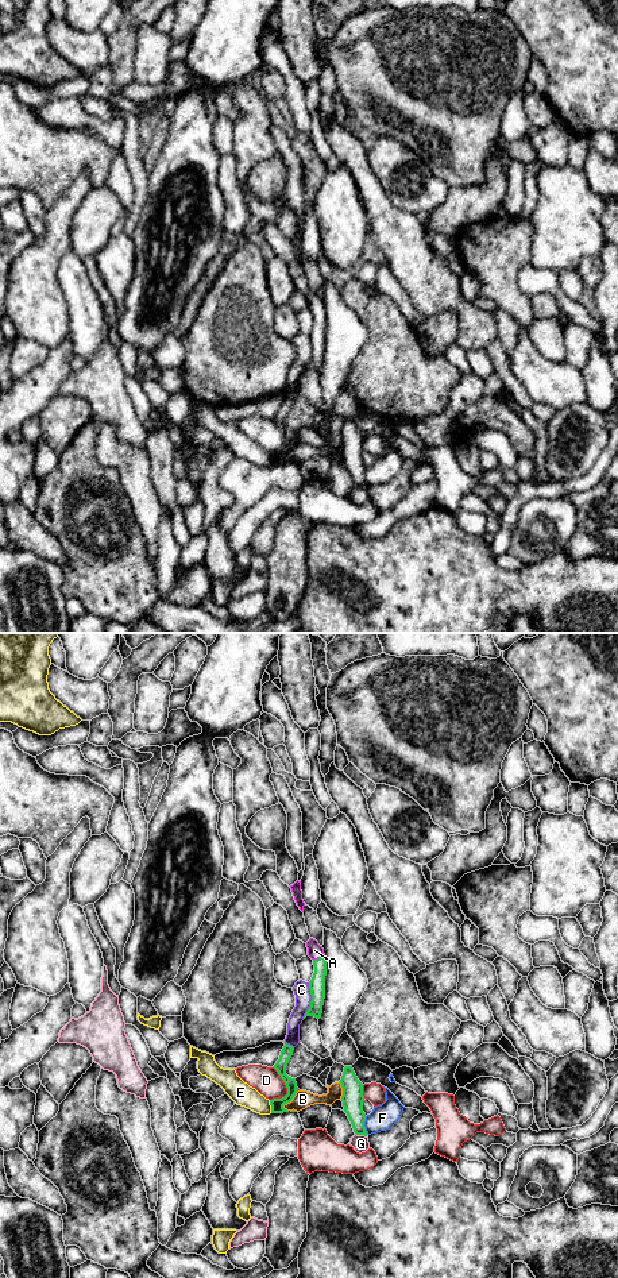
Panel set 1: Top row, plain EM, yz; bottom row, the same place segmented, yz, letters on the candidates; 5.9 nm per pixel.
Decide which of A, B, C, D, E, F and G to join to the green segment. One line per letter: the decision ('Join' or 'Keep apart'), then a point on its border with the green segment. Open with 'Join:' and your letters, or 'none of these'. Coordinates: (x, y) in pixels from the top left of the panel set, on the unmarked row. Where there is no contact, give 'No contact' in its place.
Join: A
A: Join. Touches green at yz (320, 309)
B: Keep apart. Touches green at yz (289, 454)
C: Keep apart. Touches green at yz (312, 352)
D: Keep apart. Touches green at yz (288, 441)
E: Keep apart. Touches green at yz (271, 459)
F: Keep apart. Touches green at yz (363, 478)
G: Keep apart. Touches green at yz (362, 486)

